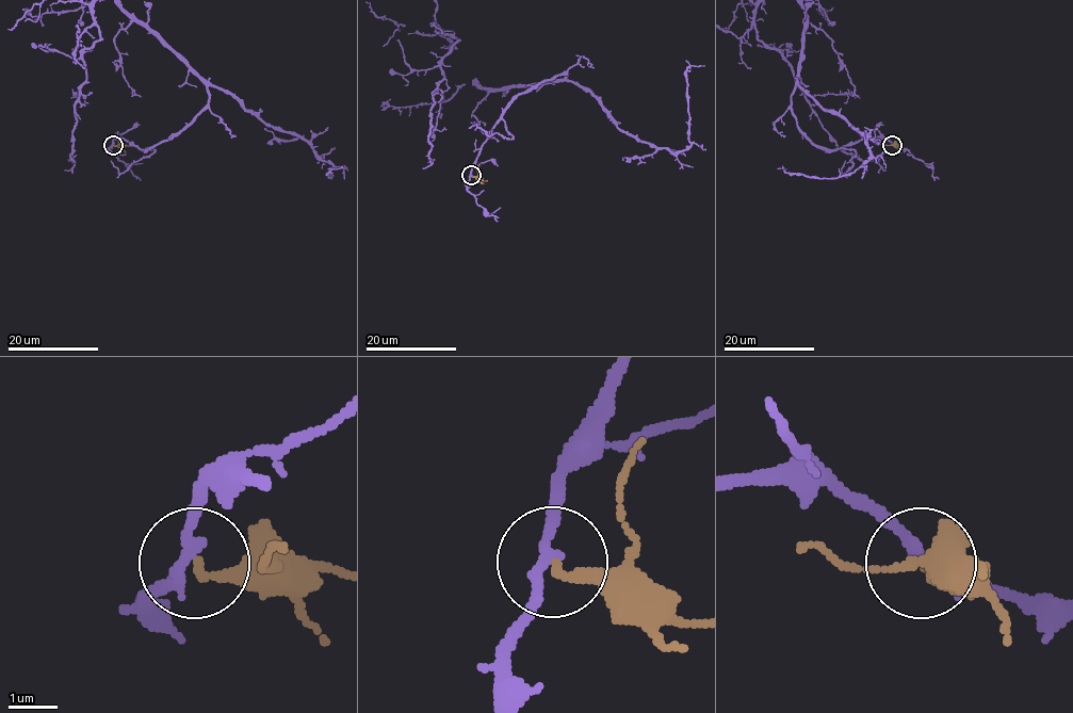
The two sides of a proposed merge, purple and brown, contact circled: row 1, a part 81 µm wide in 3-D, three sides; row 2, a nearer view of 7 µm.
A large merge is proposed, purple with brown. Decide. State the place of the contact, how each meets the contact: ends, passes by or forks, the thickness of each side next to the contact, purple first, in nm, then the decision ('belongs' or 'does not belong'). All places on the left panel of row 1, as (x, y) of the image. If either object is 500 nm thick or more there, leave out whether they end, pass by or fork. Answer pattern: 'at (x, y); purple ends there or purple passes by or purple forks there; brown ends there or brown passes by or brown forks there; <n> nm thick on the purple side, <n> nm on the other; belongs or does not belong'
at (113, 145); purple passes by; brown ends there; 240 nm thick on the purple side, 200 nm on the other; does not belong

